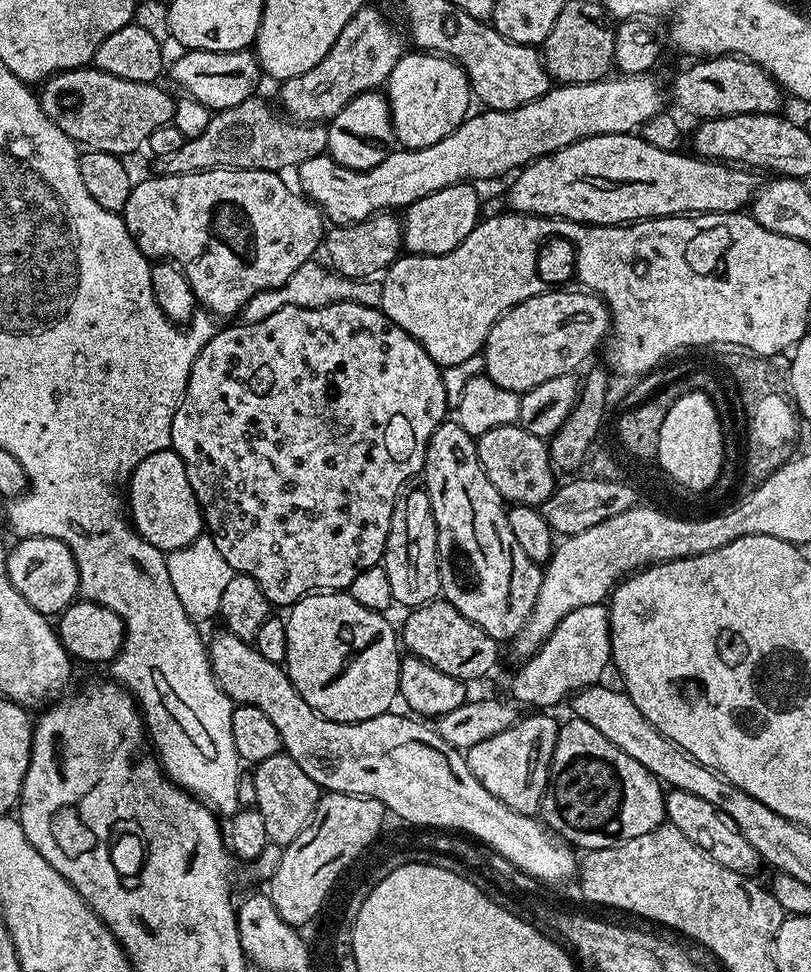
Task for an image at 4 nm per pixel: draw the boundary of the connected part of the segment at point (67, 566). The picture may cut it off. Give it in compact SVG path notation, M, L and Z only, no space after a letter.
M28 536L17 540L20 541L6 553L10 582L14 582L14 590L18 590L18 594L22 594L22 598L26 598L26 602L30 602L30 606L34 606L34 610L38 610L46 617L55 617L77 599L80 591L80 575L78 566L74 562L74 556L70 554L70 550L61 540L54 538Z

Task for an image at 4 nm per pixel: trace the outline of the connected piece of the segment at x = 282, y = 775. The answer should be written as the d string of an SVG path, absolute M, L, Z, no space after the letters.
M283 751L274 754L274 758L266 758L261 764L255 765L253 778L257 794L255 807L266 822L269 841L281 846L294 842L294 838L298 838L298 834L302 834L304 827L312 821L322 790L314 782L314 778L310 778L310 774L306 774L302 766L298 766L298 762L294 762L294 758Z

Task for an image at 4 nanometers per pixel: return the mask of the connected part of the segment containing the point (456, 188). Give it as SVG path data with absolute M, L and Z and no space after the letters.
M471 183L446 186L446 190L438 190L434 194L426 194L426 198L418 198L409 208L403 209L402 223L404 226L403 247L414 256L437 256L454 250L463 242L482 219L480 213L480 196Z

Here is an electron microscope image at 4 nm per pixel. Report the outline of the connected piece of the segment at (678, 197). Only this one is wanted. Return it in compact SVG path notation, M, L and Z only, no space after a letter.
M602 134L582 138L554 154L546 154L542 158L525 164L515 173L512 185L508 188L508 204L513 213L526 216L550 216L558 220L573 220L579 224L595 224L597 226L627 226L638 220L654 220L657 216L682 216L685 214L699 214L701 212L739 212L751 205L752 197L755 196L758 187L757 173L743 166L725 164L722 160L701 160L695 154L684 156L683 151L671 152L670 150L658 150L658 146L650 146L639 134Z

